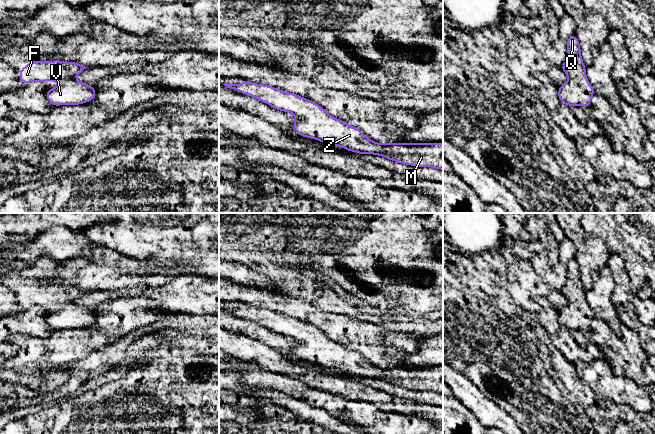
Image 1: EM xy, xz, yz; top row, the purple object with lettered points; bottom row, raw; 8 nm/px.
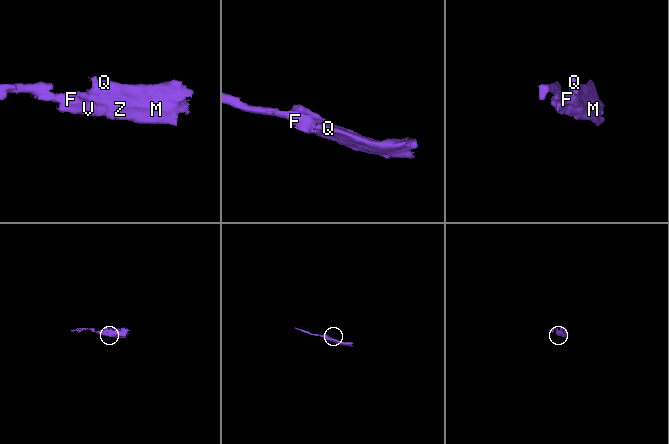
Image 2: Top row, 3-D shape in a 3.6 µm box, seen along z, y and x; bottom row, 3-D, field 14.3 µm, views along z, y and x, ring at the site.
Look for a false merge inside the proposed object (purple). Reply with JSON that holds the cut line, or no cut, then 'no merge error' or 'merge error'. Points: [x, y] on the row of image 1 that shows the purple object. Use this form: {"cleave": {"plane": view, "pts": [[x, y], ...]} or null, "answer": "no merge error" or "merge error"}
{"cleave": null, "answer": "no merge error"}

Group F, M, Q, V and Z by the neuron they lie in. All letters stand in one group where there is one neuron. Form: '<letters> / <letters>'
F M Q V Z

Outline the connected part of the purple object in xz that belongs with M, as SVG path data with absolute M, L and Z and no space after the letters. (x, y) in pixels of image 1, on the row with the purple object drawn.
M249 81L223 85L274 109L292 113L295 117L293 129L301 137L340 146L360 155L374 154L409 166L443 170L443 143L377 143L360 129L331 116L320 105L297 94Z

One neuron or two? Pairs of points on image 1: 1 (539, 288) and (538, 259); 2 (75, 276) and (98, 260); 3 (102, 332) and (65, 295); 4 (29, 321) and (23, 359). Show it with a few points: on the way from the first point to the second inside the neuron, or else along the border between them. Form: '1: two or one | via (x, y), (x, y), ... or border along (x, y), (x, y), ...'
1: two | border along (528, 260), (540, 278), (551, 288)
2: one | via (81, 273), (85, 273), (92, 266)
3: two | border along (96, 314), (96, 319), (91, 324), (70, 329)
4: two | border along (50, 334), (44, 337), (10, 336)

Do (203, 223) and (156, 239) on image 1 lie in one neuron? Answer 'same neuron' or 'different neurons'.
same neuron

